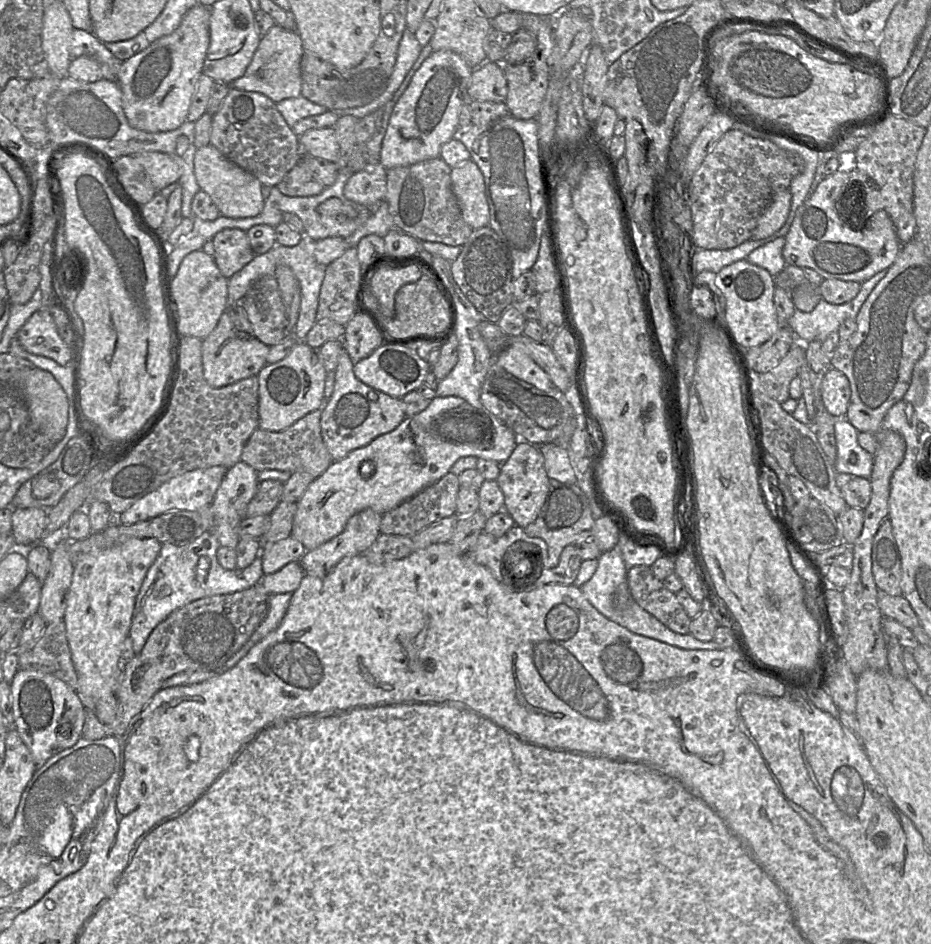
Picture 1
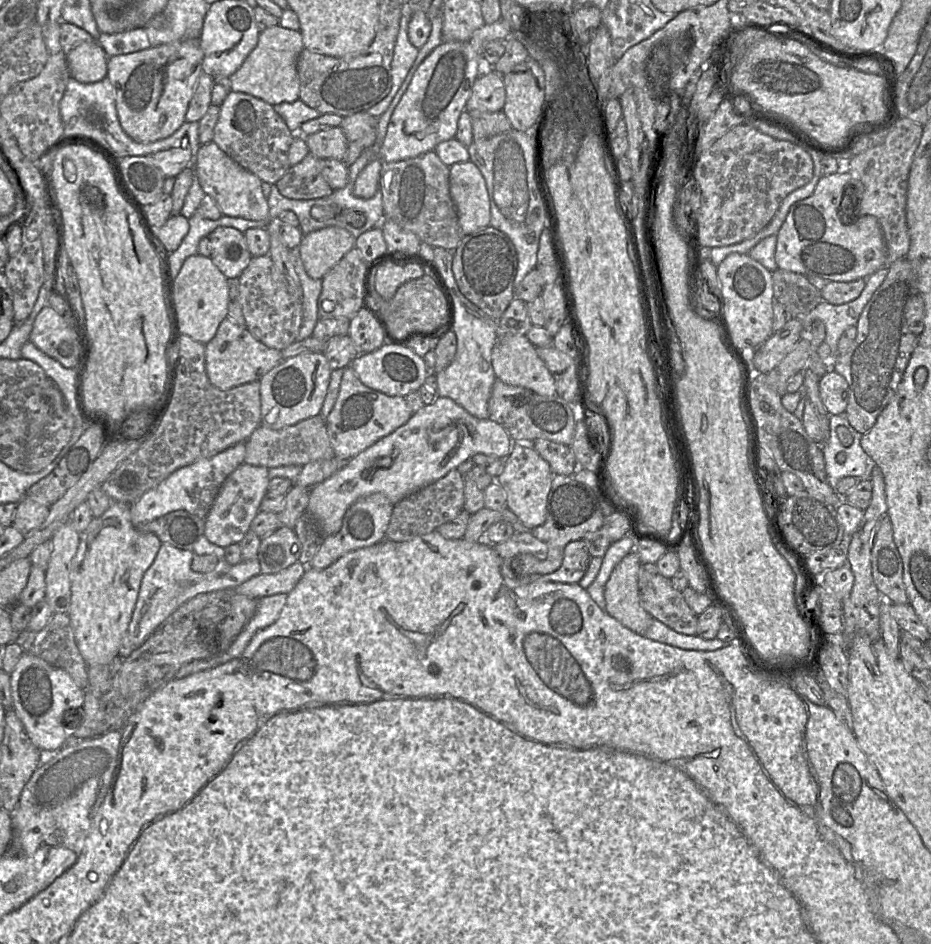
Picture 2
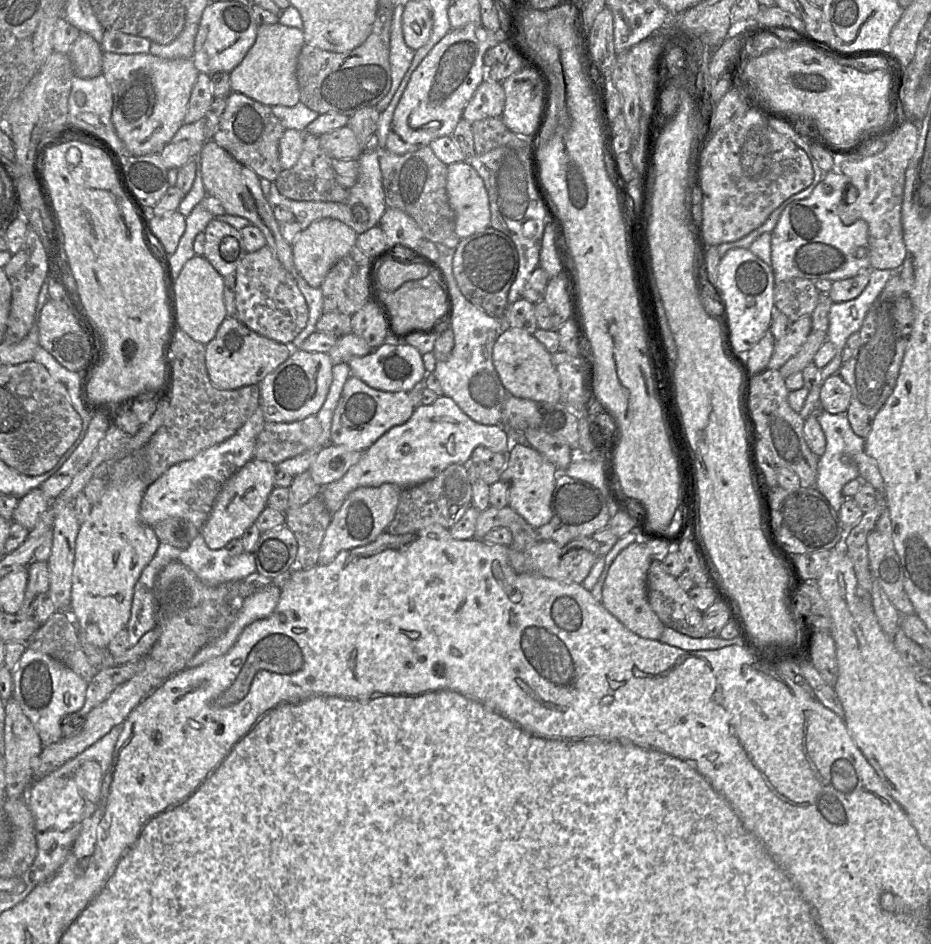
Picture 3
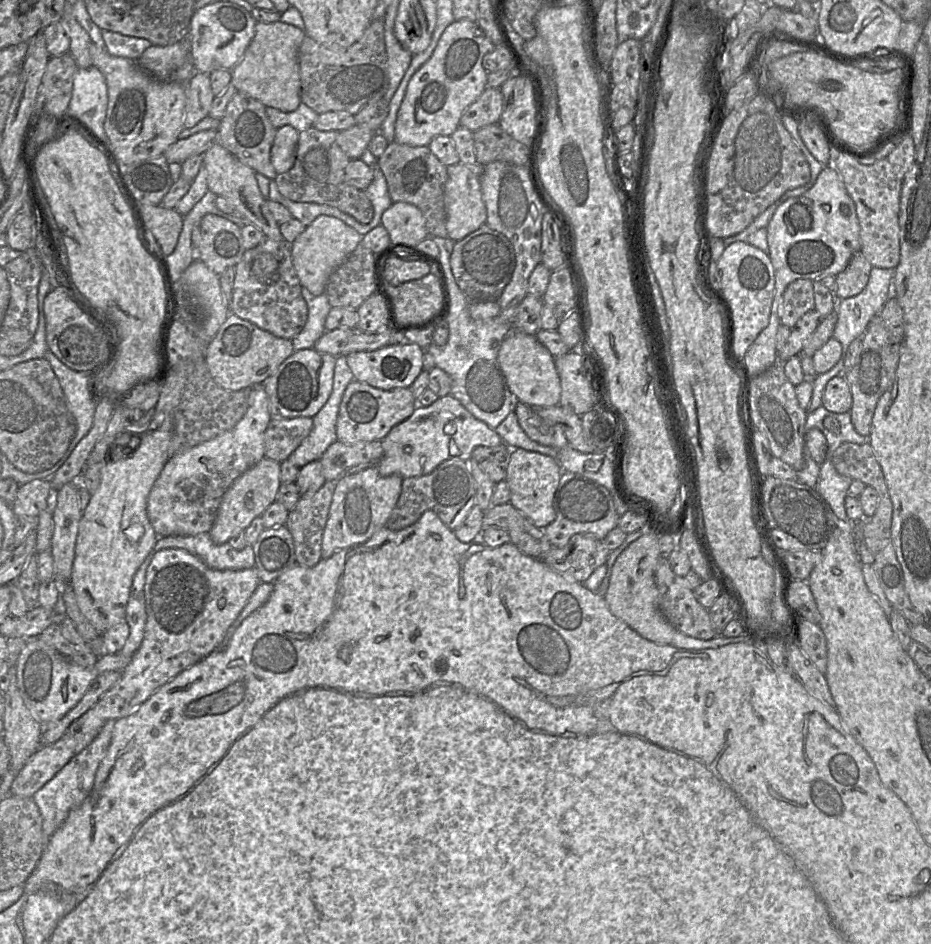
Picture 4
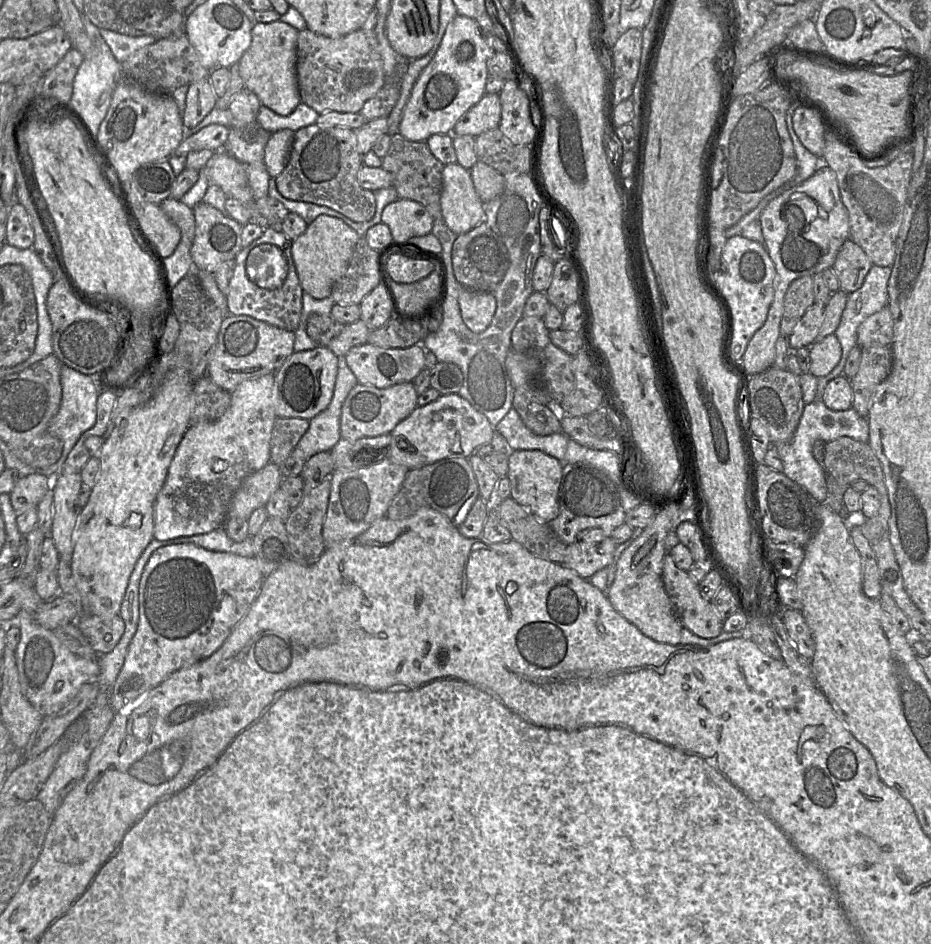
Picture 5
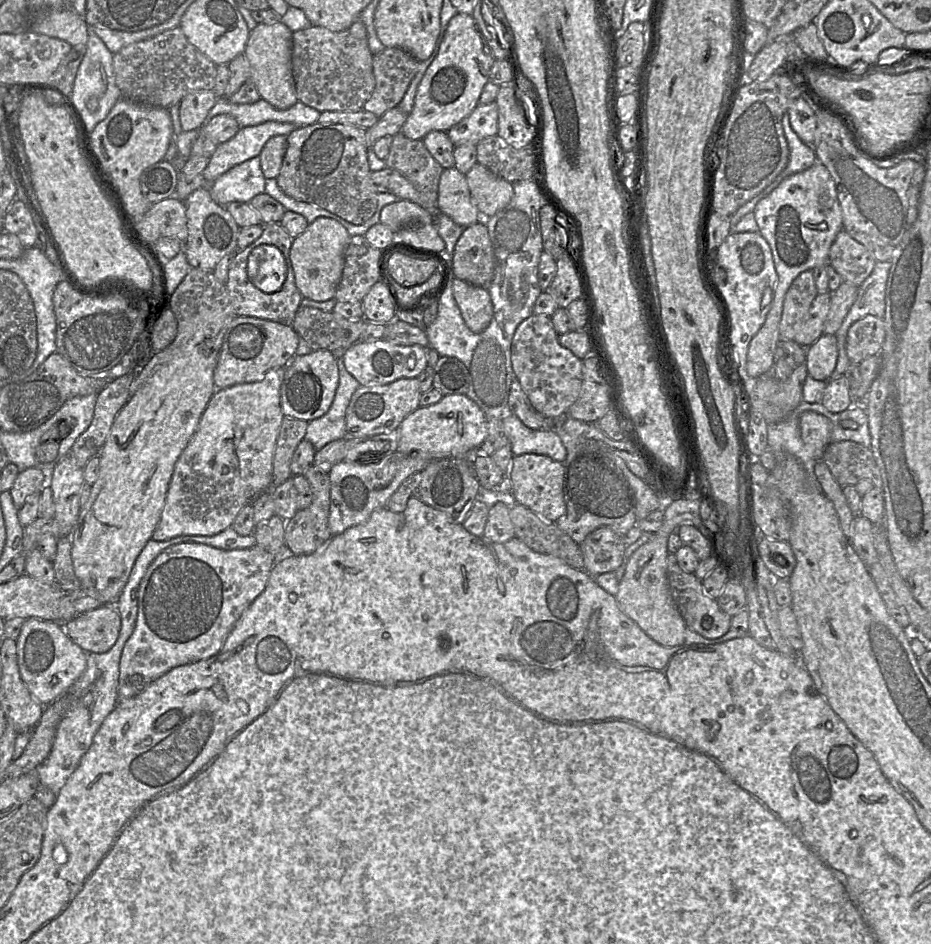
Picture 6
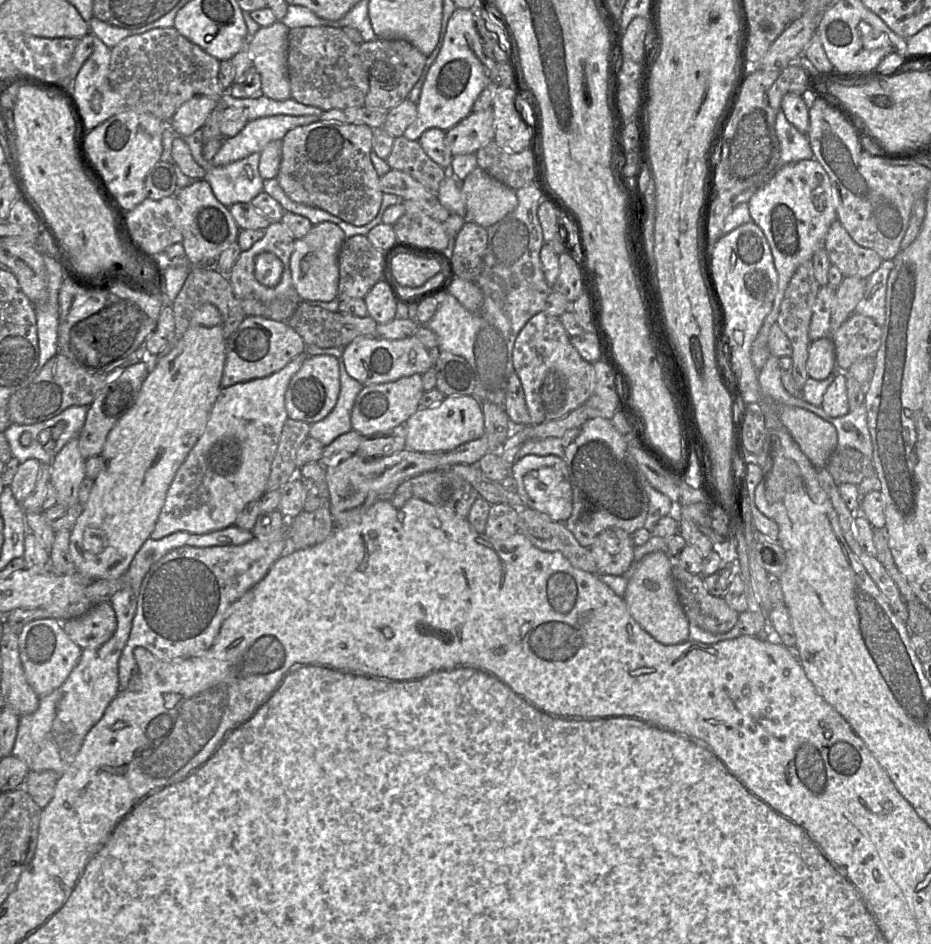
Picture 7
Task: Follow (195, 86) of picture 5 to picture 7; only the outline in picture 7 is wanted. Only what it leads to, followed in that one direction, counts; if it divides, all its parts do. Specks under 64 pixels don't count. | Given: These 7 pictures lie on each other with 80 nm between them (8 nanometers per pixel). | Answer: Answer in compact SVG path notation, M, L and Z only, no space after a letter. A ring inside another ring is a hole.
M195 95L184 102L166 122L176 136L190 136L201 129L218 102L206 95Z

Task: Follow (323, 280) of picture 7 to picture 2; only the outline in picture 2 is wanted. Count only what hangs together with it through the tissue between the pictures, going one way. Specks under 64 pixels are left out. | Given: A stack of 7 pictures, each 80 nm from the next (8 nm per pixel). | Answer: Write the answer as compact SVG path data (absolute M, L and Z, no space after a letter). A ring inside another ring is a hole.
M328 226L304 235L298 250L307 274L313 279L322 279L355 247L355 240L352 233L337 226Z

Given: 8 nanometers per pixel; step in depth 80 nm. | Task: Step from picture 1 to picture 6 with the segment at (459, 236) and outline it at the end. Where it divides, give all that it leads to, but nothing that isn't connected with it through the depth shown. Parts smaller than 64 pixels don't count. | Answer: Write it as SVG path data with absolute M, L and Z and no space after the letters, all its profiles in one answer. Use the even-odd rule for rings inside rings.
M402 133L393 136L390 152L384 160L387 168L399 171L432 206L438 207L439 181L444 168L434 159L423 140L412 140Z

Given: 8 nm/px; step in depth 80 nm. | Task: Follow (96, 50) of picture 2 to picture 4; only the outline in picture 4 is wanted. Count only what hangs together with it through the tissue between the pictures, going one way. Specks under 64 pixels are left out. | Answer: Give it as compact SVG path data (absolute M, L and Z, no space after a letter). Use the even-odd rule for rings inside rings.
M66 1L63 16L60 20L70 38L69 53L74 58L78 68L89 68L92 66L89 54L89 46L92 40L75 19L71 7L72 5Z

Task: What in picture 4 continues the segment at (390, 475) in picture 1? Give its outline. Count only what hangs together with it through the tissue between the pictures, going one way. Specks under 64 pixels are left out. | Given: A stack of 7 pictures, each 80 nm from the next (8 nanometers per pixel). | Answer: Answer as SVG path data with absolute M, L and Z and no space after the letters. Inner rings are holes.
M448 394L429 406L417 406L409 418L395 425L382 440L384 455L376 466L382 476L396 474L403 479L422 476L430 474L446 460L469 460L472 451L478 446L495 447L501 443L503 441L494 429L475 418L456 398Z

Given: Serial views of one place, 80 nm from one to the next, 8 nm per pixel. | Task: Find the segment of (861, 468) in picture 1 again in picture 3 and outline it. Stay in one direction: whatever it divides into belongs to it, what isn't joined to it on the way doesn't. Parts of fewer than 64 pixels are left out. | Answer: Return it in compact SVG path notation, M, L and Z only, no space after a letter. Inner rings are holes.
M821 411L818 422L826 438L825 452L818 461L818 473L815 488L829 501L836 512L839 512L844 496L842 488L849 481L859 477L859 471L851 455L864 451L865 438L858 436L852 429L847 412L831 414Z

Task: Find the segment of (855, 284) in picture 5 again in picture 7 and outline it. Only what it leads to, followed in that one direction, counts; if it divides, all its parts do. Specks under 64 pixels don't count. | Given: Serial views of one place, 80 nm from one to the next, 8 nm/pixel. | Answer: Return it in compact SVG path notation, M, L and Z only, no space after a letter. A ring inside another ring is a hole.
M836 219L828 229L824 247L832 265L835 265L844 277L867 279L883 262L872 249L859 246Z

